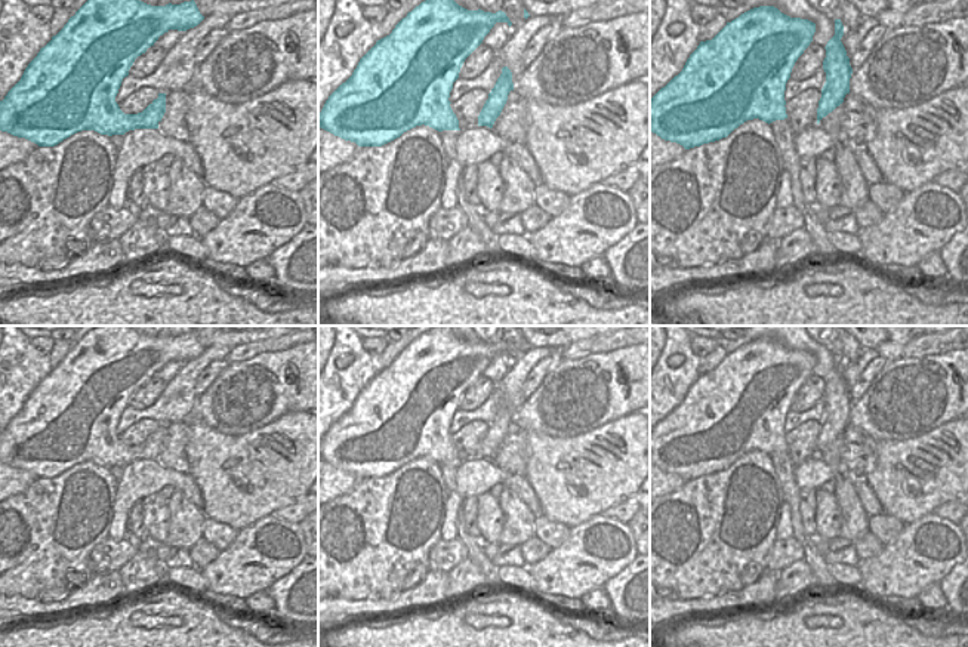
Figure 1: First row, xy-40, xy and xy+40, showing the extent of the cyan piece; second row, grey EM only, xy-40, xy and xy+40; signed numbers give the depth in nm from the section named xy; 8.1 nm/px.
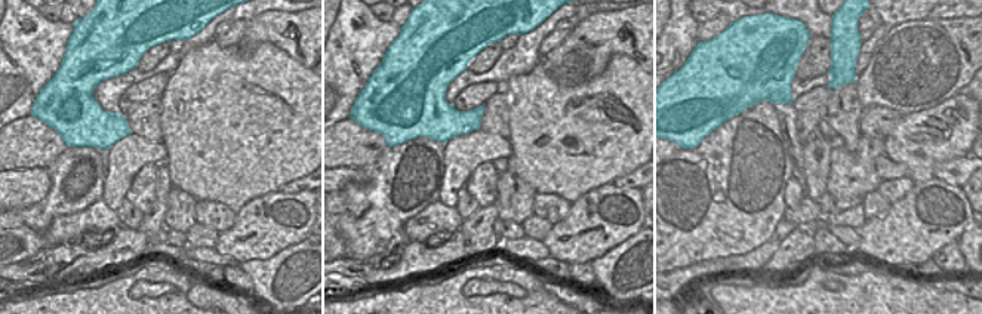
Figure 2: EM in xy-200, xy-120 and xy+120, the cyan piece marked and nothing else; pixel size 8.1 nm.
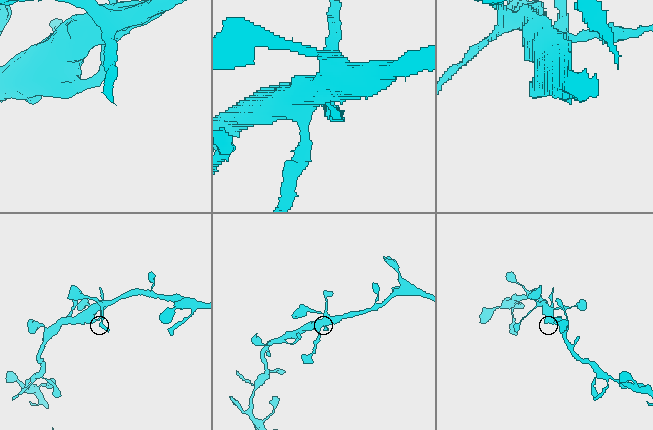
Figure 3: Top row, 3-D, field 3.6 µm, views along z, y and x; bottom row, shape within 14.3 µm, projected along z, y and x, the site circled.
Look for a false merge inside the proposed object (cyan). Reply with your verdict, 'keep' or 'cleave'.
cleave

